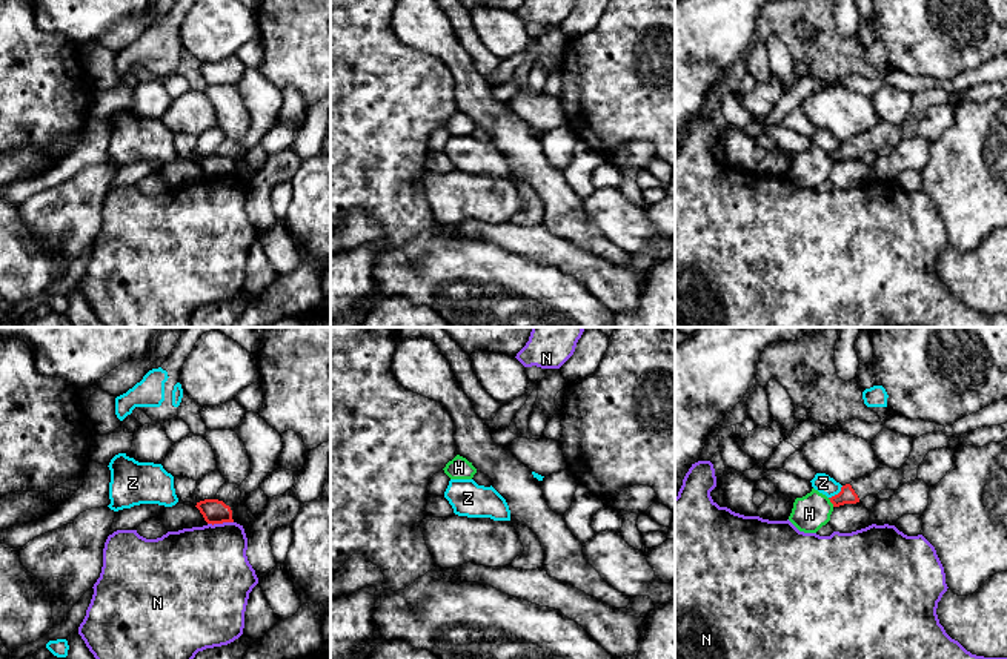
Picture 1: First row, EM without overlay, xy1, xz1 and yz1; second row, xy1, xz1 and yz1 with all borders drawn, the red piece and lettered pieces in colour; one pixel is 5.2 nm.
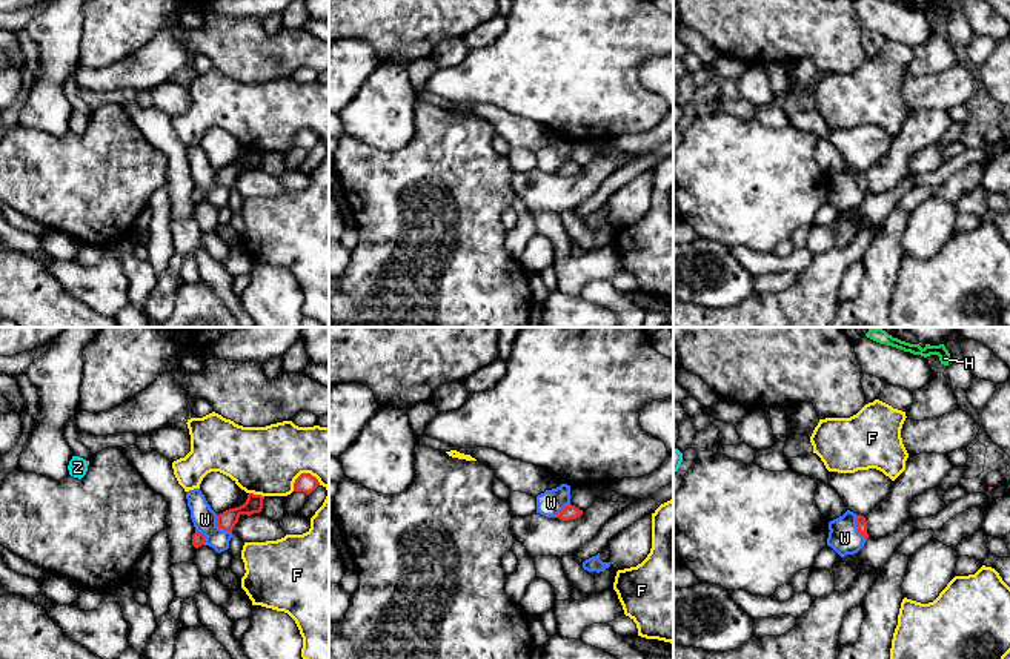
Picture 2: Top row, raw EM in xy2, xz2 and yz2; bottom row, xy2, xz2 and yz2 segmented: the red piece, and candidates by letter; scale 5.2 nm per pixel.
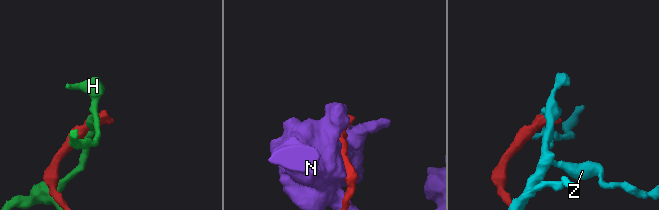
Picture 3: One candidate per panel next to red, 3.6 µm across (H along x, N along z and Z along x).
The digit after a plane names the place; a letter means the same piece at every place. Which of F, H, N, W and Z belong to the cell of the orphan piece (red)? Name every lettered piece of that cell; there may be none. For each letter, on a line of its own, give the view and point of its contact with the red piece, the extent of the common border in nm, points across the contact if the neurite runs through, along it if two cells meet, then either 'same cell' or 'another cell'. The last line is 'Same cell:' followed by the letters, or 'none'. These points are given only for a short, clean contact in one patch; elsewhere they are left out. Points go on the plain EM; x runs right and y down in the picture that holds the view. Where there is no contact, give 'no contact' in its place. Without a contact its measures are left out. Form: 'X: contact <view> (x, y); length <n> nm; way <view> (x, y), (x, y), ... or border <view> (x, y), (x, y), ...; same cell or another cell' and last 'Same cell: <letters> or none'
F: contact xy2 (303, 129); length 160 nm; another cell
H: contact yz1 (830, 157); length 60 nm; another cell
N: contact xy1 (220, 178); length 140 nm; another cell
W: contact xy2 (219, 183); length 130 nm; border xy2 (215, 171), (215, 180), (231, 189); another cell
Z: contact yz1 (838, 149); length 100 nm; another cell
Same cell: none

